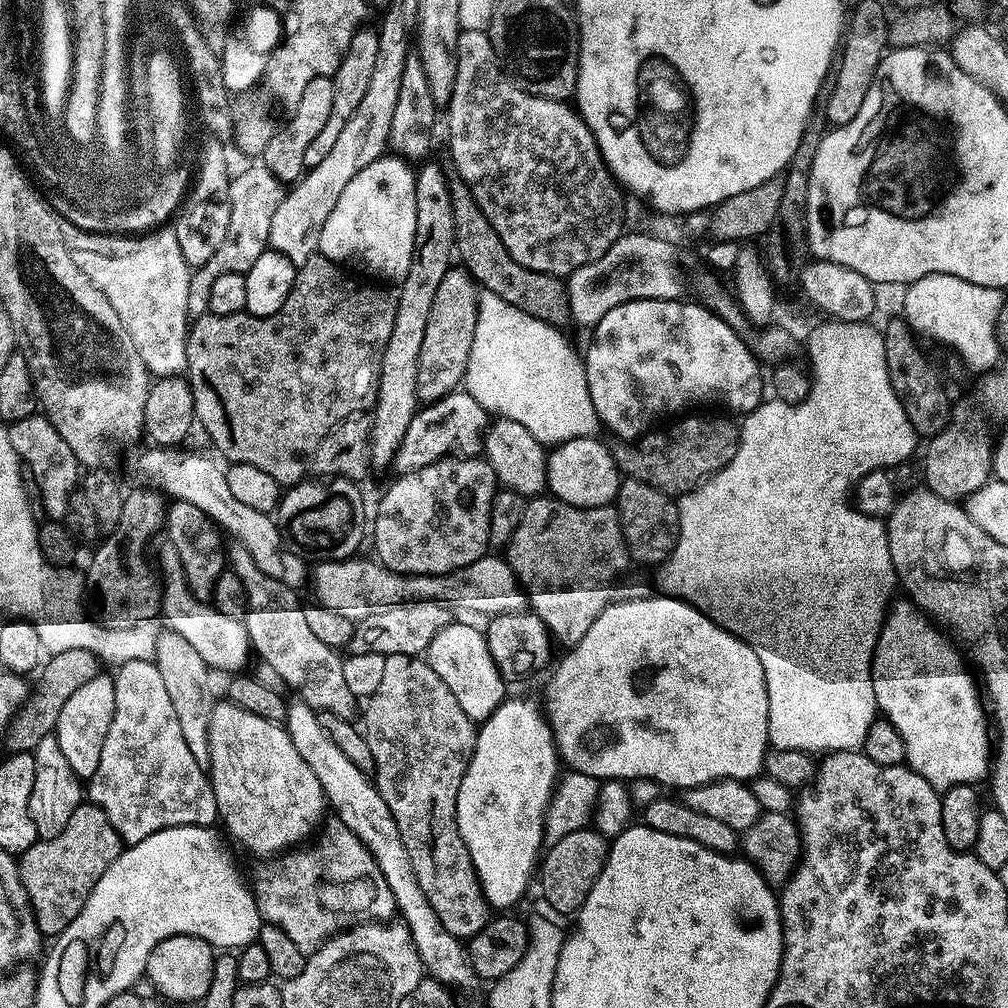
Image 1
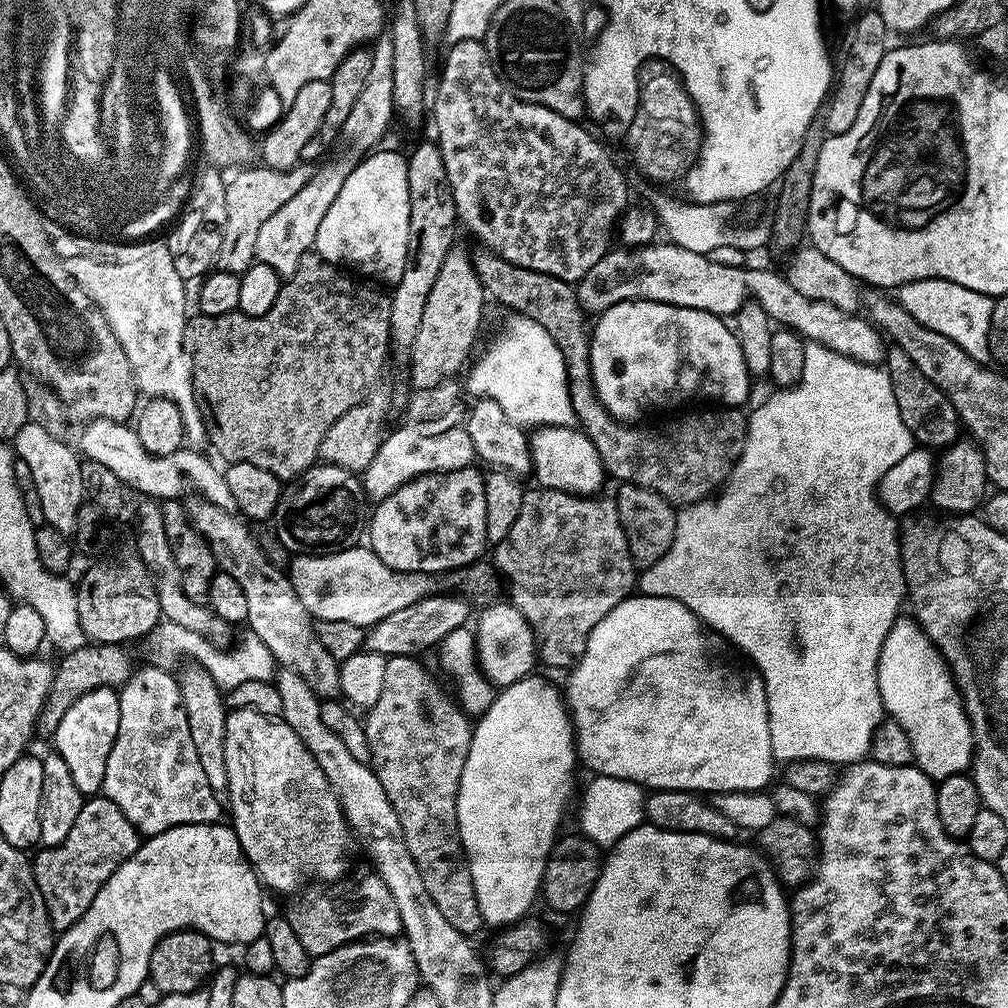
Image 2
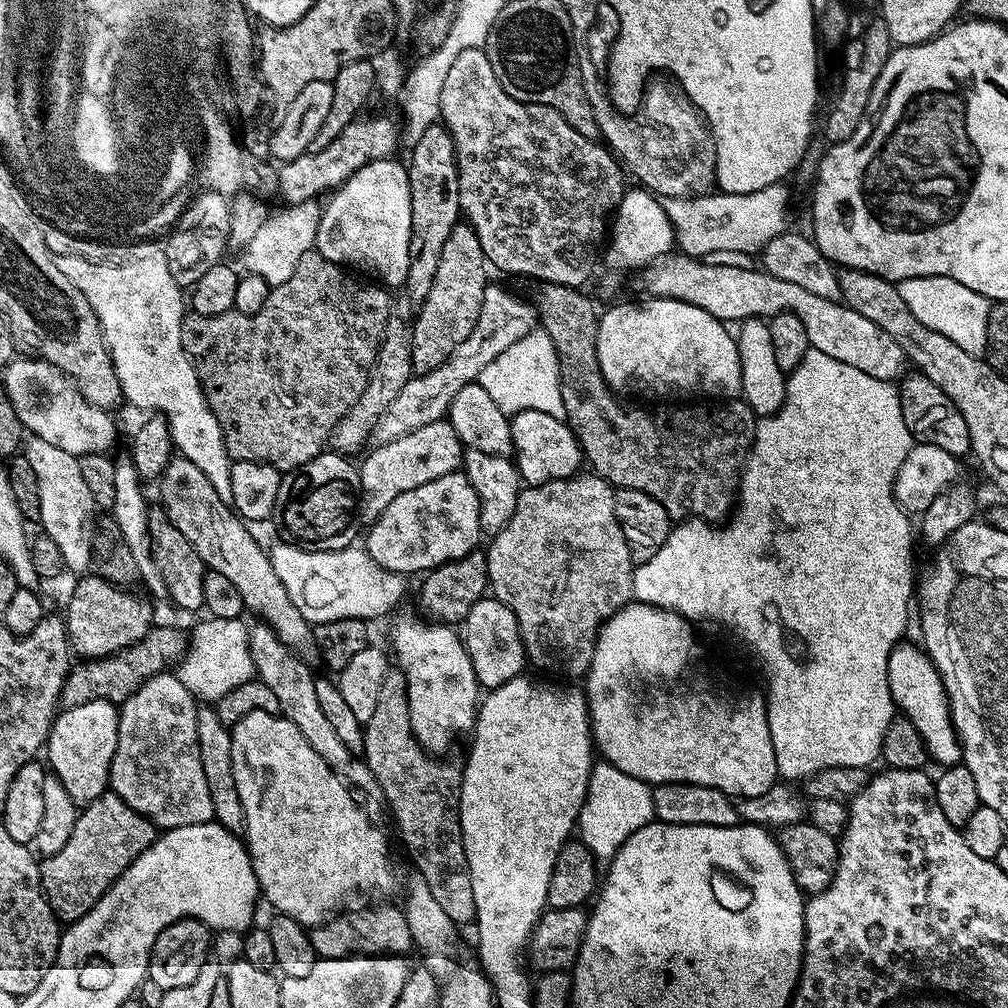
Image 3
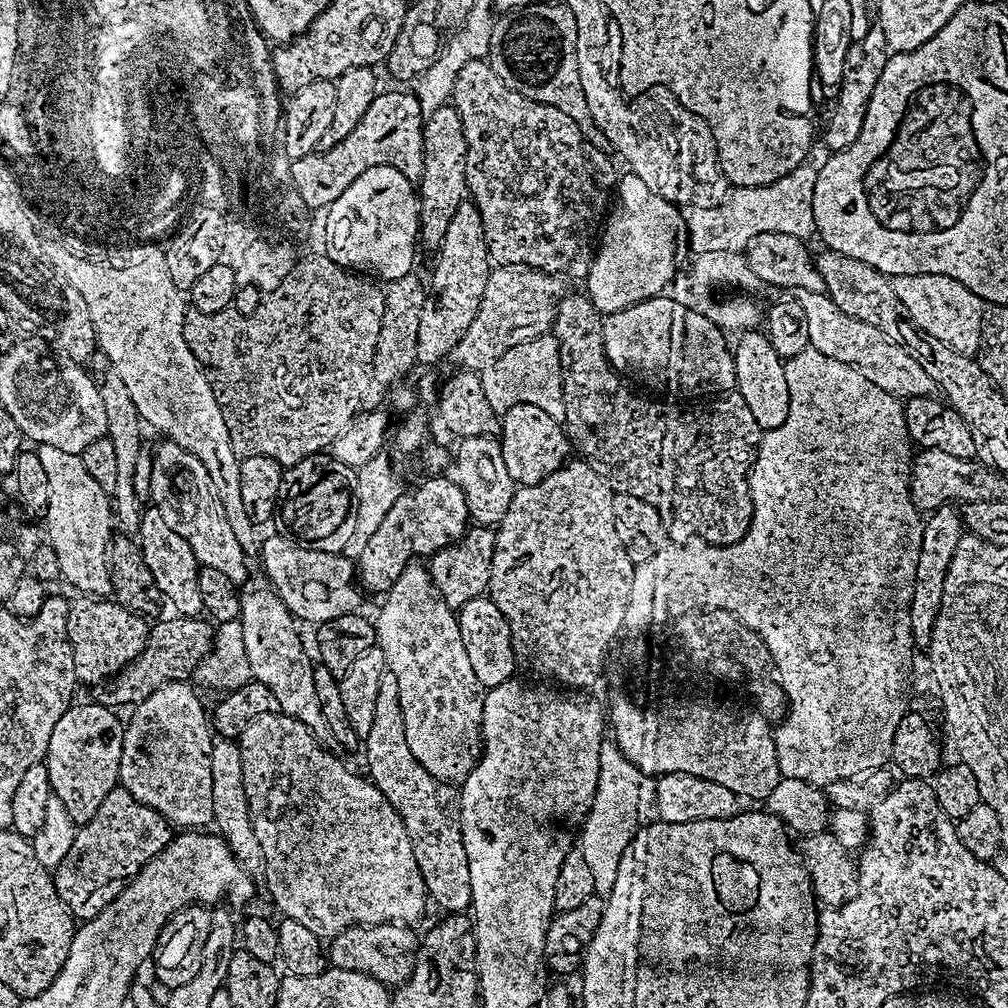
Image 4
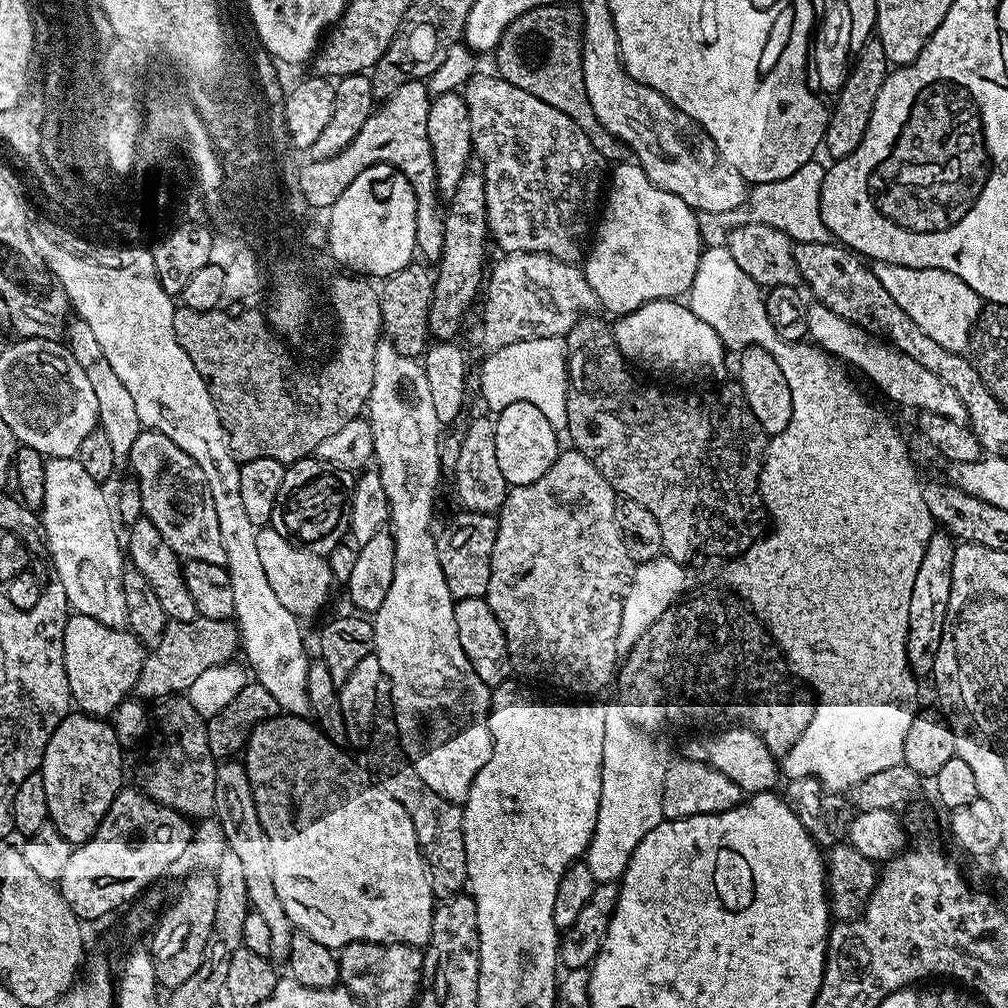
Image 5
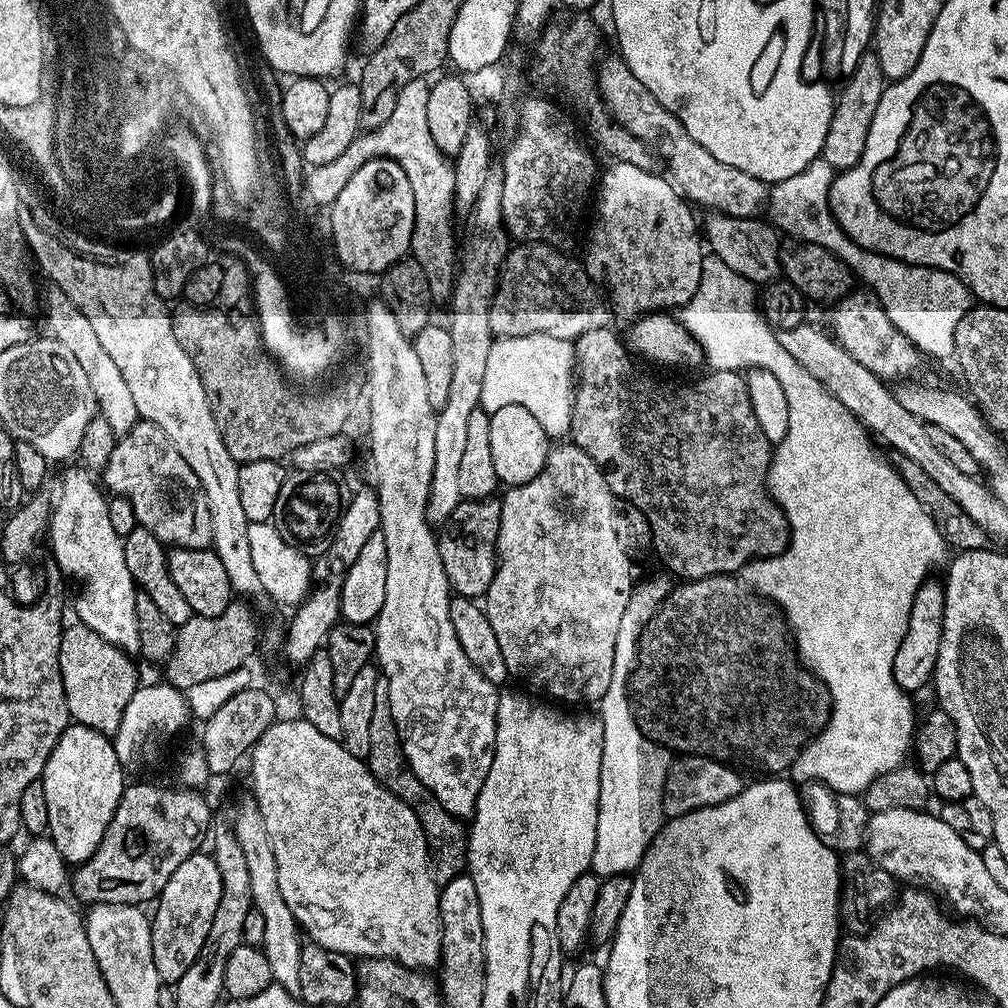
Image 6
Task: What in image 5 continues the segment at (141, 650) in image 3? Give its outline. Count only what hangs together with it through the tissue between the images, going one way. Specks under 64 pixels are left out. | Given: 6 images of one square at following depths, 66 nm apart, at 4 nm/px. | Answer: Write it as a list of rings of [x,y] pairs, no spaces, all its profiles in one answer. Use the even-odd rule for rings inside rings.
[[[197,615],[188,621],[174,620],[166,624],[154,647],[145,655],[142,672],[134,689],[141,701],[149,702],[155,696],[172,696],[187,692],[199,675],[209,668],[224,664],[224,656],[214,654],[214,628],[206,628],[206,617]],[[212,632],[212,634],[210,634]],[[153,651],[153,652],[152,652]],[[175,692],[180,692],[176,693]]]

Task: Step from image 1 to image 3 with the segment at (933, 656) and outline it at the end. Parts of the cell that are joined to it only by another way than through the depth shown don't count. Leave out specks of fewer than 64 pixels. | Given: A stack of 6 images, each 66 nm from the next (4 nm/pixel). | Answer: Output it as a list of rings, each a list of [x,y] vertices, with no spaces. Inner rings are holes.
[[[909,642],[897,644],[890,654],[888,663],[888,685],[892,703],[903,715],[914,722],[918,734],[922,734],[928,755],[940,766],[951,766],[961,763],[960,740],[956,737],[956,728],[952,725],[952,711],[948,708],[948,695],[944,689],[944,679],[932,665],[932,659],[923,647],[916,648]]]

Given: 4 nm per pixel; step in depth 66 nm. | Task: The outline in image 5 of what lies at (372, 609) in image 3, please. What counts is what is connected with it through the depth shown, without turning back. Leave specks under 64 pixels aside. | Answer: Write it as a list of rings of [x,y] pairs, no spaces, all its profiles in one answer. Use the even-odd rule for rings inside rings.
[[[270,526],[261,527],[257,531],[256,541],[262,570],[266,570],[266,578],[270,581],[274,594],[278,594],[282,606],[286,606],[286,610],[290,610],[297,618],[314,615],[327,602],[334,587],[327,559],[319,552],[307,552],[304,548],[297,548]]]

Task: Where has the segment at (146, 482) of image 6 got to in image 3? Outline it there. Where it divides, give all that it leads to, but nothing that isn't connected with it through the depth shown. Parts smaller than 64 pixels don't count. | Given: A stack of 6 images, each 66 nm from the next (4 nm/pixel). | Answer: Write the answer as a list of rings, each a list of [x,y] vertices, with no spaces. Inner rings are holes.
[[[180,456],[169,460],[158,481],[158,487],[159,503],[166,510],[170,522],[178,526],[178,531],[197,551],[206,568],[224,574],[237,587],[245,609],[253,608],[254,611],[261,612],[264,615],[261,616],[263,623],[275,630],[283,644],[308,665],[315,665],[320,660],[320,650],[316,647],[313,625],[302,618],[298,606],[290,602],[286,586],[282,586],[282,582],[278,582],[278,574],[274,574],[271,555],[252,537],[252,532],[248,529],[251,527],[236,515],[229,501],[218,498],[218,490],[210,485],[206,474]]]

